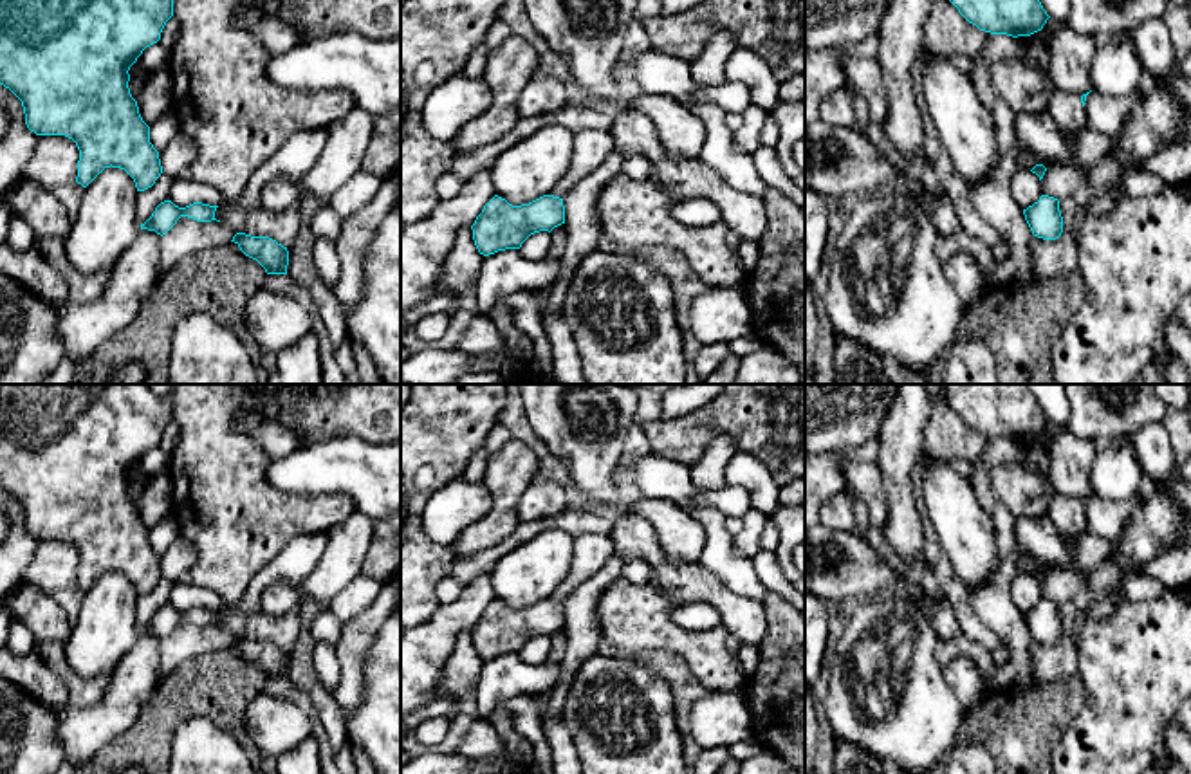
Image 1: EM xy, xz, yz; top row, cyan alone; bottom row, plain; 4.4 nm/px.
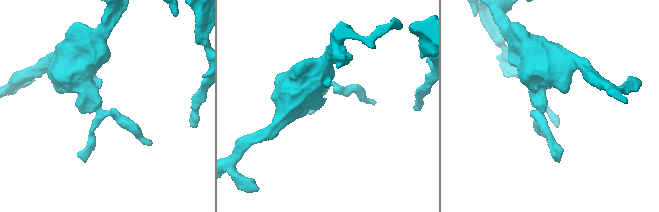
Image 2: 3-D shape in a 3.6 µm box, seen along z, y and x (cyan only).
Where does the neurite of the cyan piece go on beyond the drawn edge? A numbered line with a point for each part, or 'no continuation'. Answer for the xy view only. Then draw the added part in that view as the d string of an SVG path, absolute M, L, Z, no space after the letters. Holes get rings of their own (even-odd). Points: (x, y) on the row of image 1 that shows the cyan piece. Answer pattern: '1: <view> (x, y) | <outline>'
no continuation

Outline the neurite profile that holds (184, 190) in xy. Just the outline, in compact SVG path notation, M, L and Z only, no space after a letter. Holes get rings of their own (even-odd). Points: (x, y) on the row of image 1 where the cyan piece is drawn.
M191 175L173 179L170 188L170 200L179 207L186 207L193 202L202 202L209 206L224 204L224 197L218 189L197 182Z

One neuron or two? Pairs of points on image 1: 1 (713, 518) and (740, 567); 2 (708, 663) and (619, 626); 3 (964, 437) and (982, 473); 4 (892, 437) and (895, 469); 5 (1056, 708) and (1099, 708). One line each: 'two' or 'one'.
1: one
2: one
3: two
4: one
5: two

